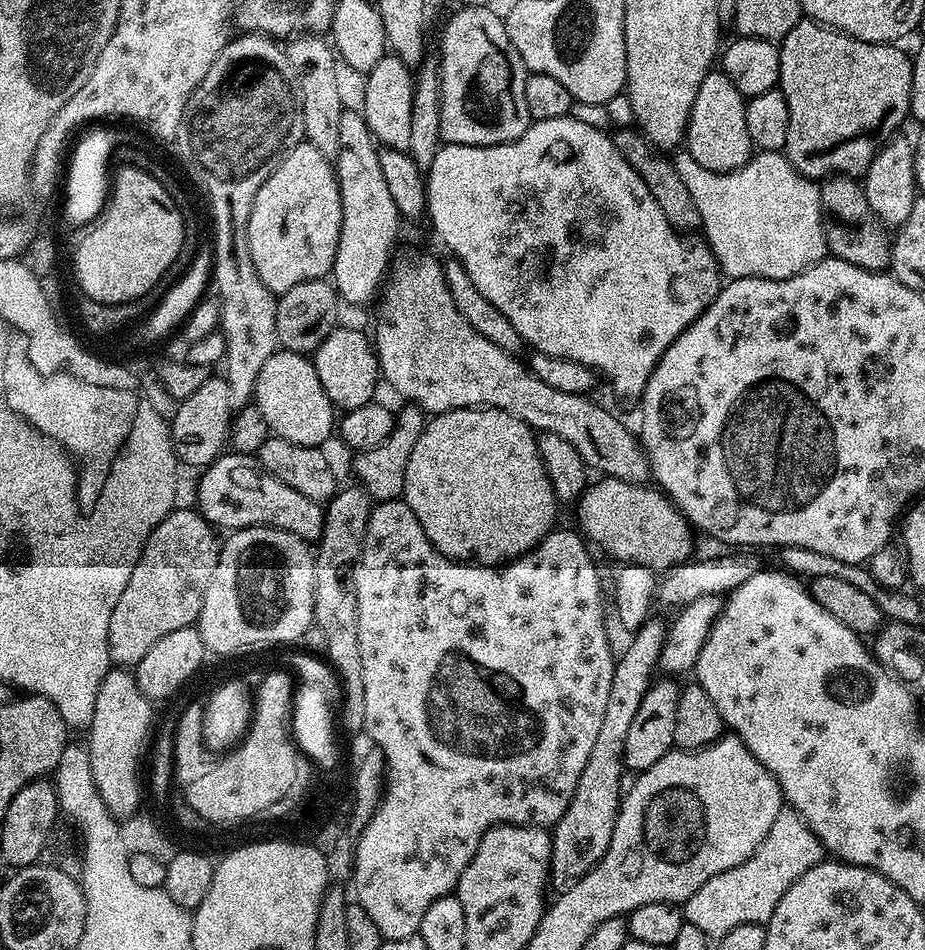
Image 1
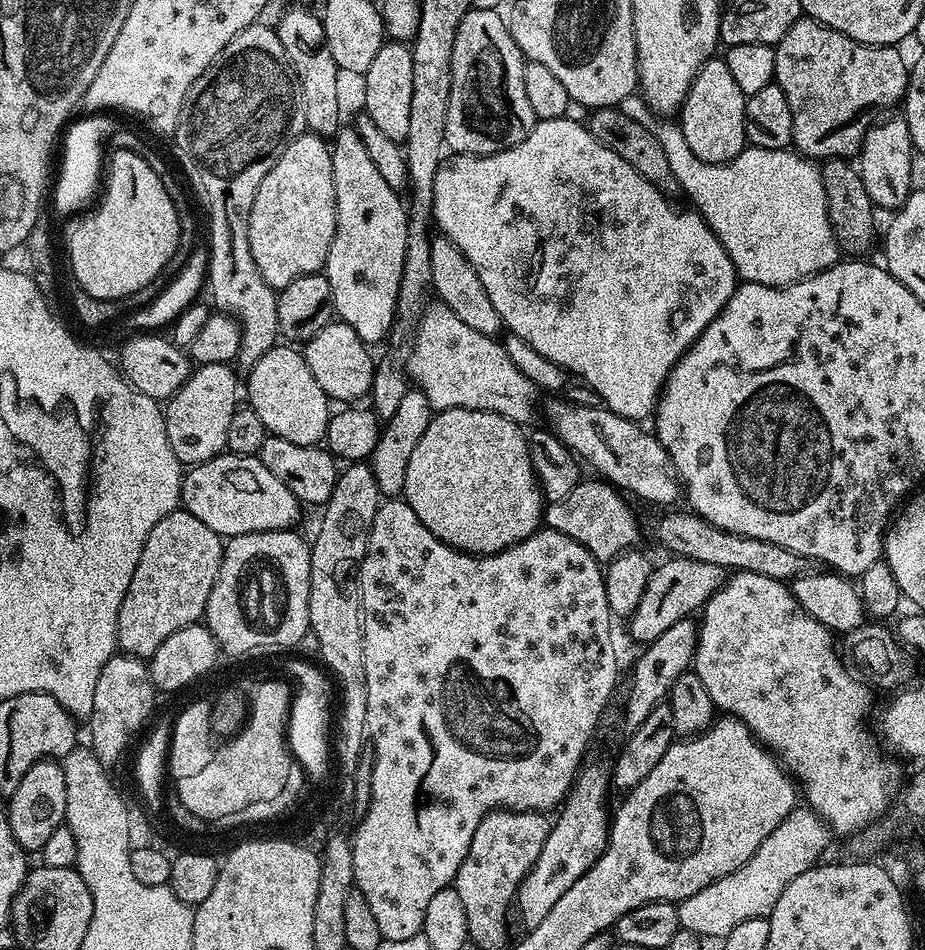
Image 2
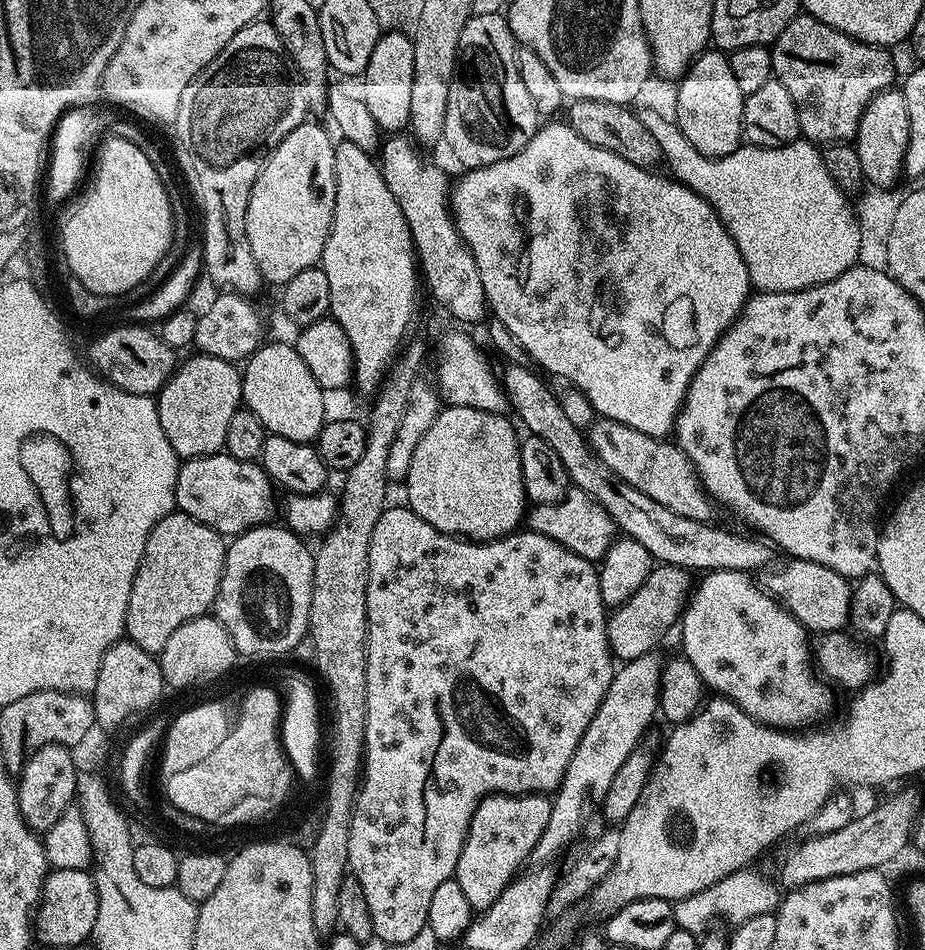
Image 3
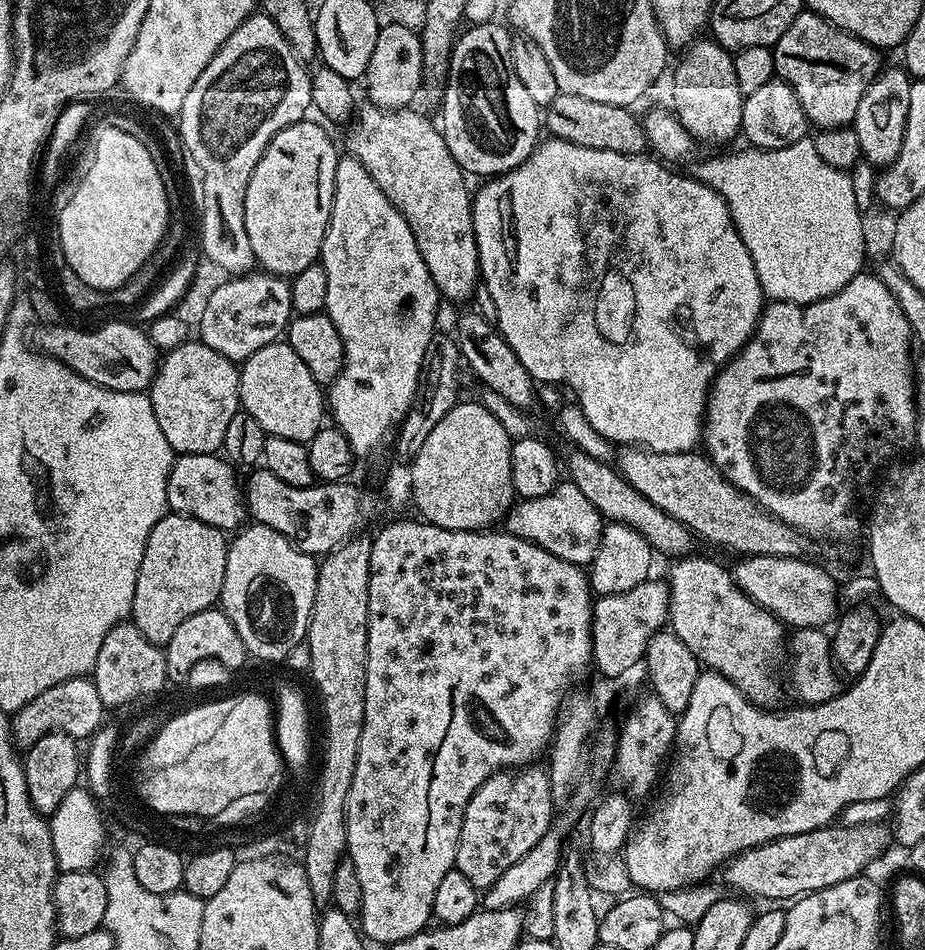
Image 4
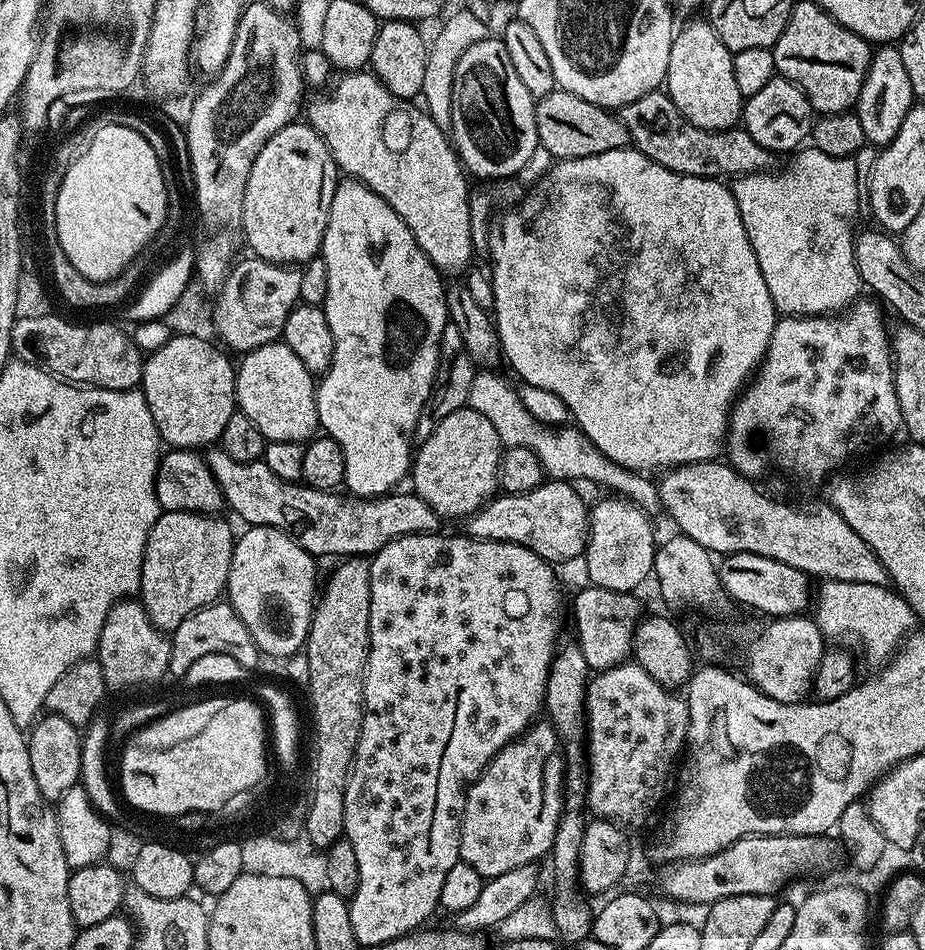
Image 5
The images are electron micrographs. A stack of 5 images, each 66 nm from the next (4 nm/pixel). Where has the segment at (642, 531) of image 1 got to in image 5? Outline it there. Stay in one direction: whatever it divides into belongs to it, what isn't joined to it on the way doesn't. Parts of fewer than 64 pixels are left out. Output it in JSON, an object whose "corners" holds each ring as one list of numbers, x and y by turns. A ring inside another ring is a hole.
{"corners":[[545,479,534,490,526,494,500,494,483,504,482,507,467,517,467,535,475,540,493,540,494,542,514,542,518,546,526,546,526,550,534,550,538,558,548,561,553,566,560,566,563,560,579,561,584,549,588,546,588,517,589,505,575,492,573,485,567,480]]}

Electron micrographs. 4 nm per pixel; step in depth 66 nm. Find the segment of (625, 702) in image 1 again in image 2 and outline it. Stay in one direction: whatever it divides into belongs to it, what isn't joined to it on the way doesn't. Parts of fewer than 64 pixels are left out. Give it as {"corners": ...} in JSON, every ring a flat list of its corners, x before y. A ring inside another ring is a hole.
{"corners":[[585,763,577,775,575,783,572,784,572,791,565,796,564,803,559,809,560,817,555,817,550,834,542,846,542,854,538,854,538,862,534,862,531,872,522,881,520,889,516,892,514,908,517,913,520,911,520,920,525,924,525,929,536,928,538,922,542,922,542,918,546,918,546,914,550,914,554,902,558,902,558,898,562,898,562,894,566,894,566,890,570,890,570,886,574,886,574,882,578,882,578,878,582,878,582,874,586,874,586,870,590,870,590,866,594,866,596,859,608,847,610,831,608,792,610,793,611,783,612,774,607,763,605,765]]}

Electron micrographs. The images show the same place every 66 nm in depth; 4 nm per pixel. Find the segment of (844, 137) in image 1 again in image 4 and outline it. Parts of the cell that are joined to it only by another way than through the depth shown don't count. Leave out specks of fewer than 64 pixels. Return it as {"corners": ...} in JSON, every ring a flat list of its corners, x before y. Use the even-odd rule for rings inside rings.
{"corners":[[802,10,786,26,786,34,772,48,776,76,798,94,809,125,817,129,842,128,851,125,858,114,862,94,882,70,881,53,865,40,851,36,823,20,816,12]]}

